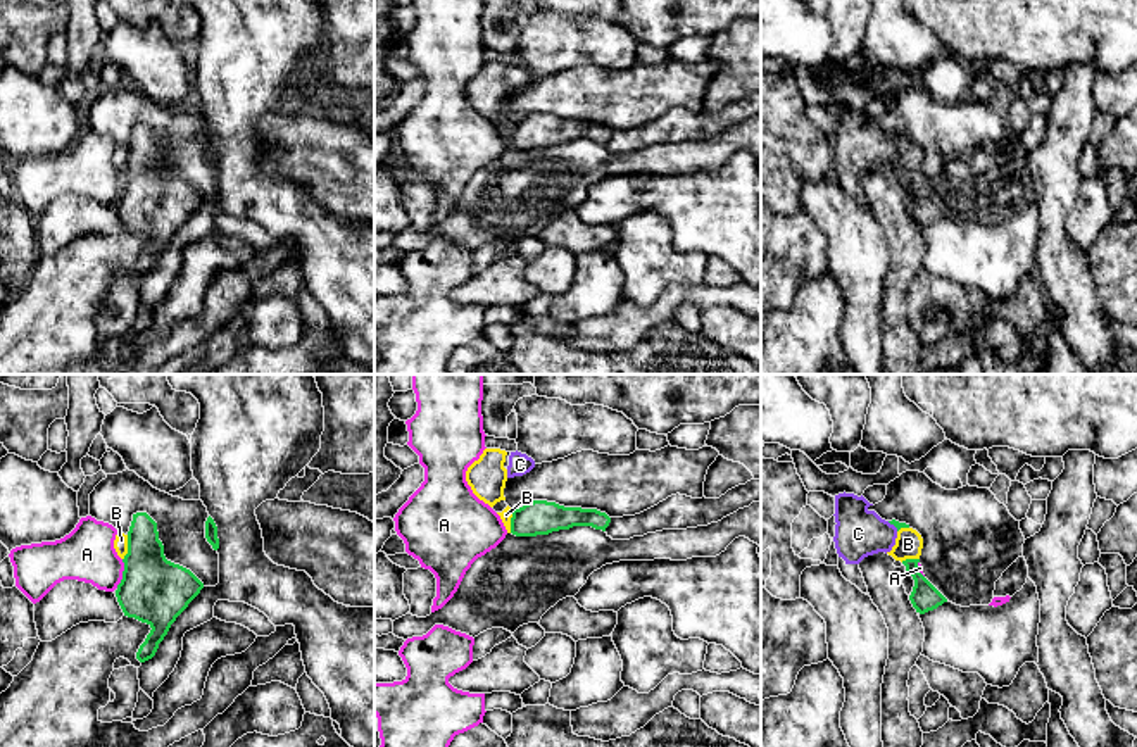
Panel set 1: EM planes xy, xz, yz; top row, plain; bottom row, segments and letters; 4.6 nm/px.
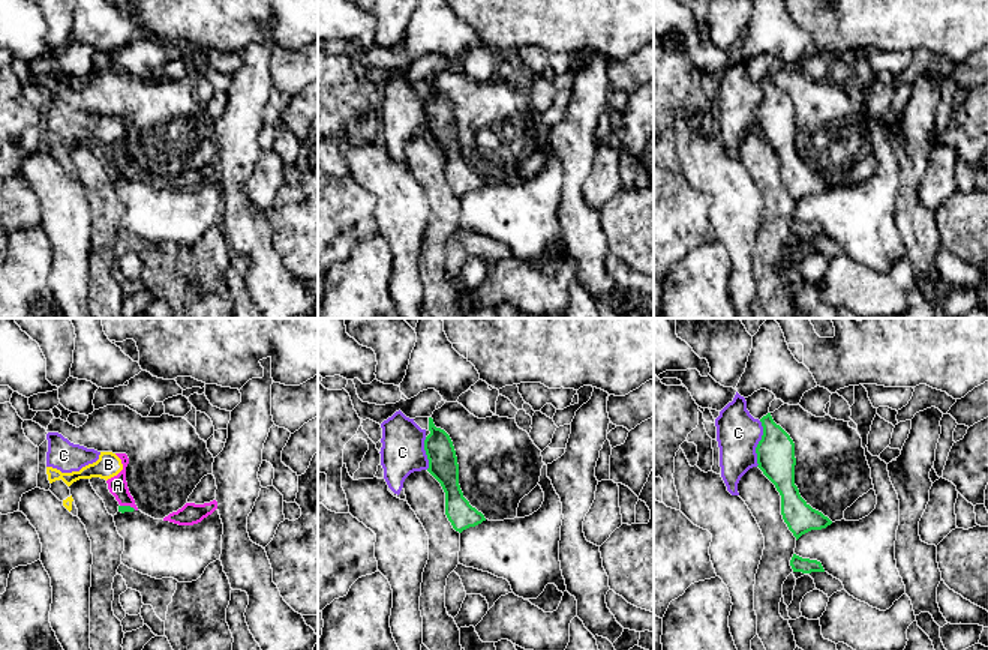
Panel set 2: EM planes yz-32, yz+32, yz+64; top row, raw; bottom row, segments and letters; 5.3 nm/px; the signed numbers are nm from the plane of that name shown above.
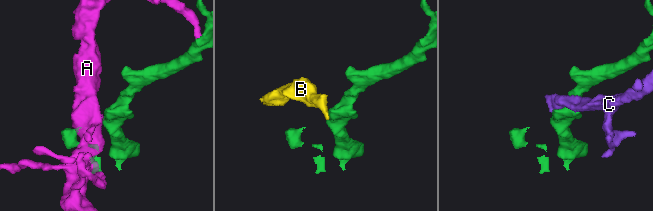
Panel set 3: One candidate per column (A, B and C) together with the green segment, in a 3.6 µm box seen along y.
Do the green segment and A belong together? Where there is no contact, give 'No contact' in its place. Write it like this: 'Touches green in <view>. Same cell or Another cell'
Touches green in xy. Another cell

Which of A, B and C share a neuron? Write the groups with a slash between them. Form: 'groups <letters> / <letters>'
groups A / B C

